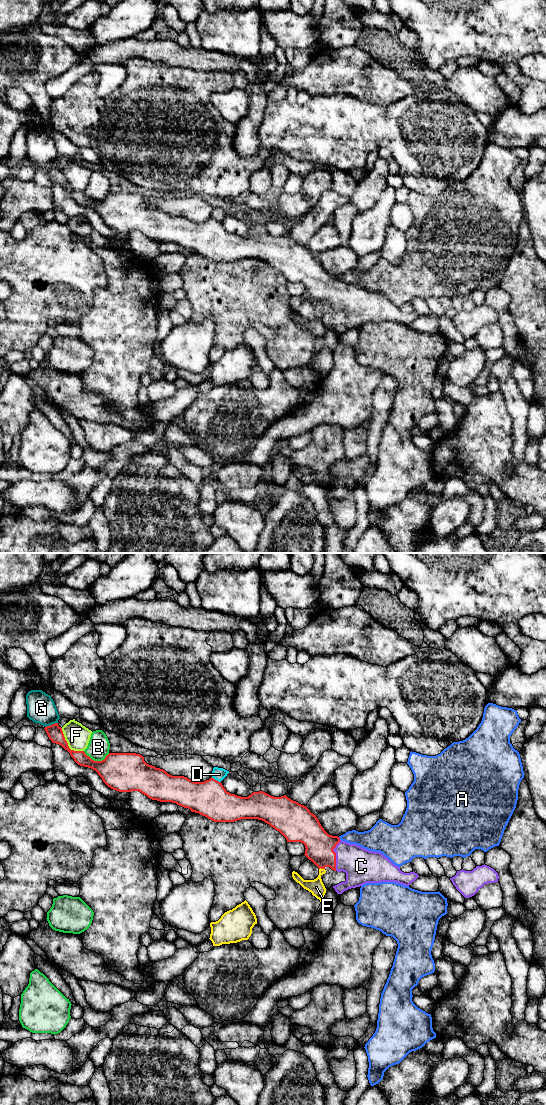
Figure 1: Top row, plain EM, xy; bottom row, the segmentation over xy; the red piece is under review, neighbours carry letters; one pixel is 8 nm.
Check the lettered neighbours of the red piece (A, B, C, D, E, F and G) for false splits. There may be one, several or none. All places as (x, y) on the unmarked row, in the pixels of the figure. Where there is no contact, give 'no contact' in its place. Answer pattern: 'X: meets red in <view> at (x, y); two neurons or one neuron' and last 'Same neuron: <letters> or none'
A: meets red in xy at (339, 278); two neurons
B: meets red in xy at (96, 201); two neurons
C: meets red in xy at (335, 295); one neuron
D: meets red in xy at (216, 220); two neurons
E: meets red in xy at (321, 308); two neurons
F: meets red in xy at (67, 185); two neurons
G: meets red in xy at (51, 165); two neurons
Same neuron: C

